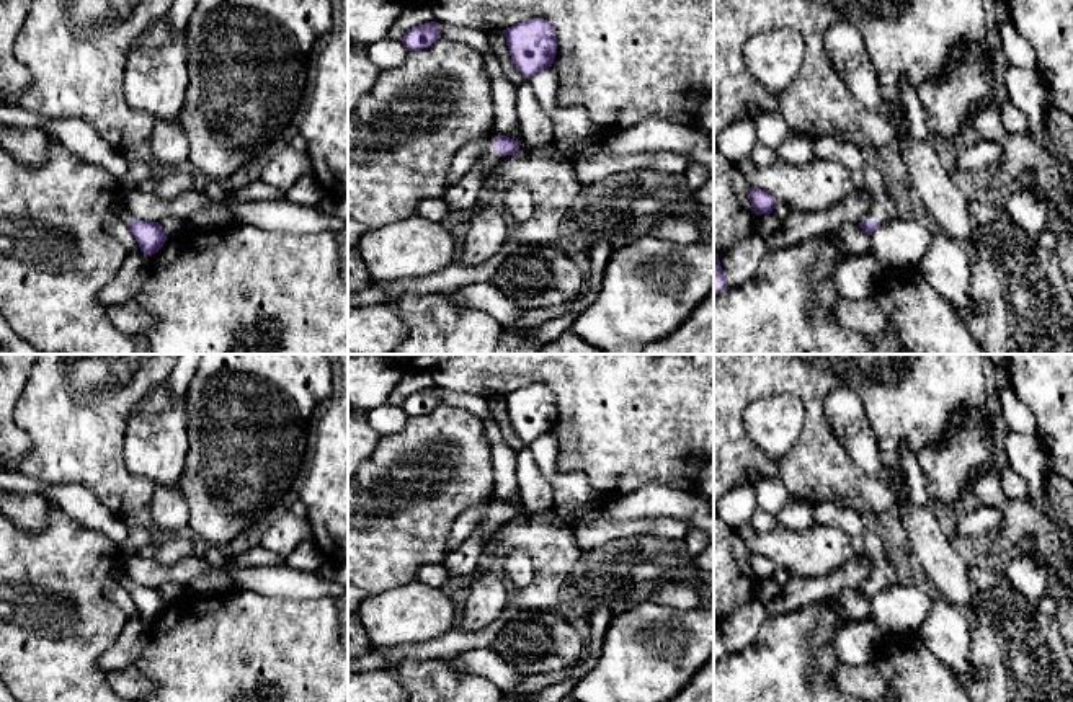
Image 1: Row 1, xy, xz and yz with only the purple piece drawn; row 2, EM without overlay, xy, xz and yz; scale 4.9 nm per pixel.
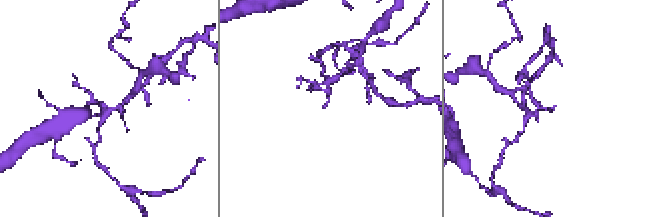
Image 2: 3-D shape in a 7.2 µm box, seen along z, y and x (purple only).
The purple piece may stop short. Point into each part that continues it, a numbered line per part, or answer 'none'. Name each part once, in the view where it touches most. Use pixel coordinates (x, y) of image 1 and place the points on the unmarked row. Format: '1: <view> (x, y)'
1: xz (463, 562)

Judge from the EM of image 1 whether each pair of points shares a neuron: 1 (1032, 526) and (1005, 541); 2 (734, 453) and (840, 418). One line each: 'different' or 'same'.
1: same
2: different

